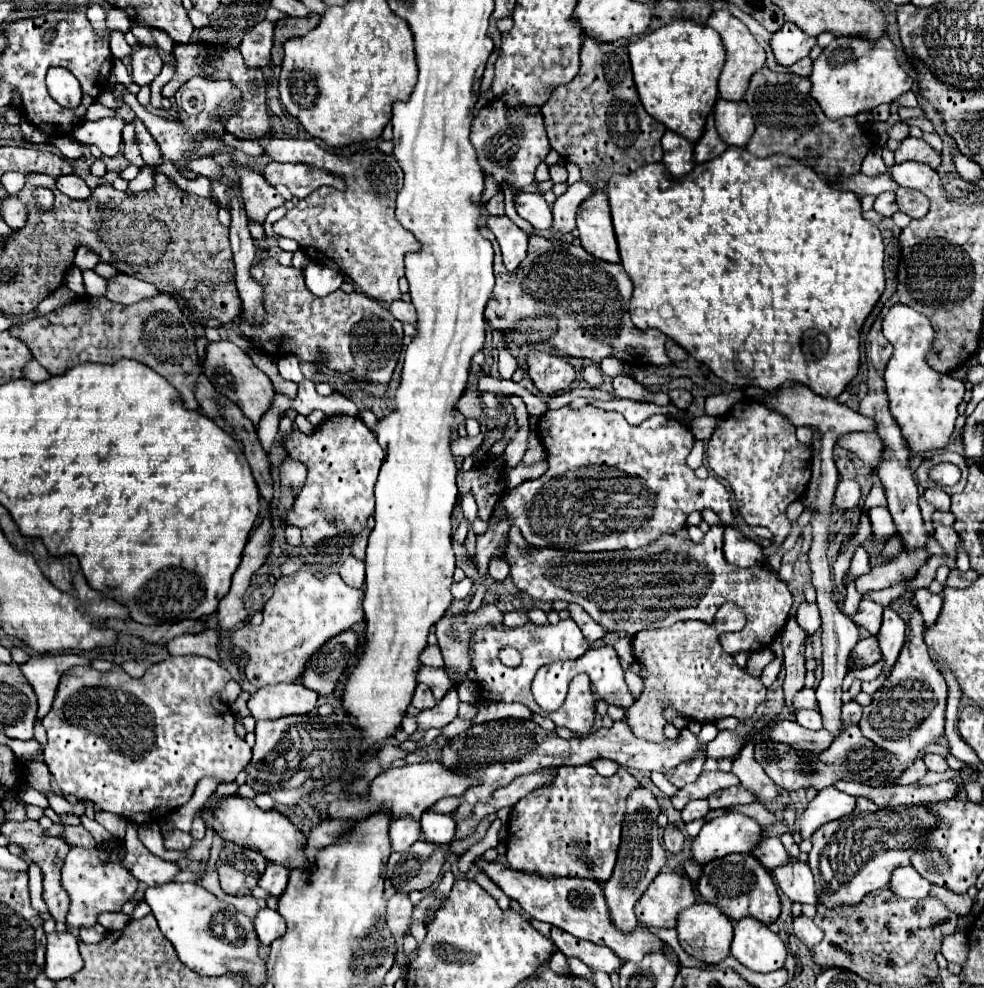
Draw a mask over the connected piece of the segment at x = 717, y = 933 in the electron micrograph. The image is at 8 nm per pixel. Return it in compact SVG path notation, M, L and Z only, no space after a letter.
M700 901L700 903L694 903L692 907L684 909L680 913L676 931L678 931L678 939L680 939L682 949L688 955L692 955L698 961L702 961L704 965L718 965L718 963L722 963L730 955L732 921L716 905L712 905L712 903Z

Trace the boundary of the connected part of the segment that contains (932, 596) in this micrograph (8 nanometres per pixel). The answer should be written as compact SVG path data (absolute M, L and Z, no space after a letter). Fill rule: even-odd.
M918 589L914 593L914 599L916 599L916 603L918 603L918 607L920 607L922 615L924 615L924 625L926 627L934 625L934 621L940 615L940 609L942 609L942 595L936 595L936 593L928 591L928 589Z

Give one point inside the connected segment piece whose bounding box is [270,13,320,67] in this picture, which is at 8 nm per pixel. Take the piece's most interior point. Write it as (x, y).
(289, 28)

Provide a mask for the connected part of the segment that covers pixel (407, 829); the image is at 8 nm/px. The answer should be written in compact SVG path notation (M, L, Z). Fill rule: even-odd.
M394 819L390 825L390 839L394 851L406 851L412 843L420 839L420 821L416 819Z

